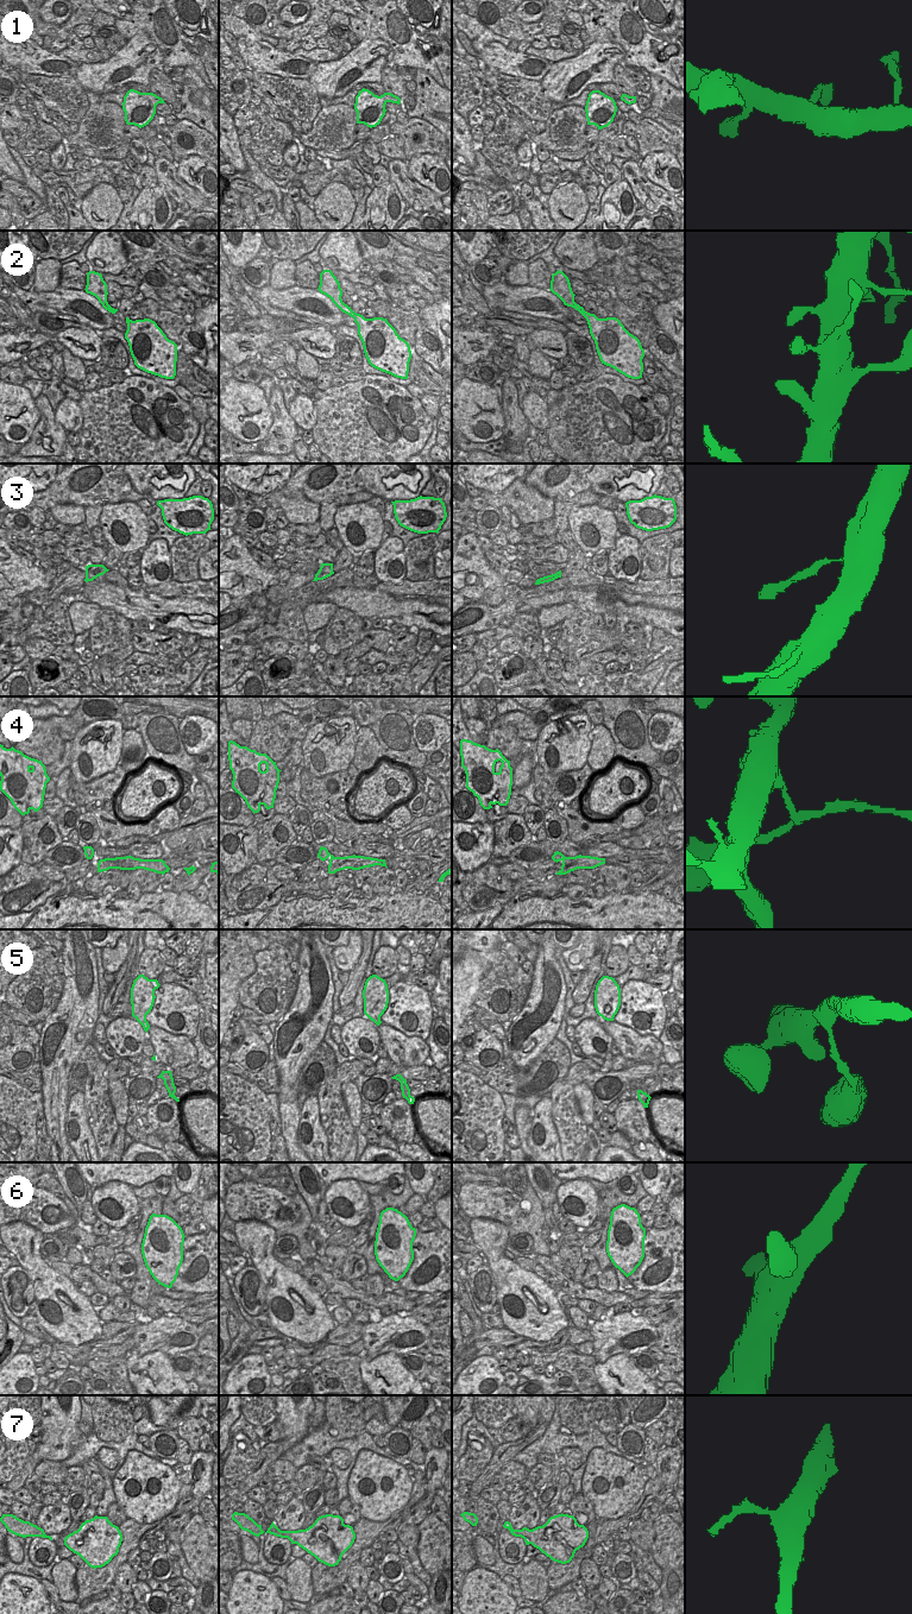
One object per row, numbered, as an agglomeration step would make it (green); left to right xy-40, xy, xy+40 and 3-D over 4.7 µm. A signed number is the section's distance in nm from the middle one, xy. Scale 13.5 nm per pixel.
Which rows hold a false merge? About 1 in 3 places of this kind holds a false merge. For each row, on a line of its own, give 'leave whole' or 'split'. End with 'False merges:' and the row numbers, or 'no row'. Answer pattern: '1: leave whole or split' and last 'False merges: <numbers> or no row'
1: leave whole
2: leave whole
3: leave whole
4: split
5: leave whole
6: leave whole
7: leave whole
False merges: 4

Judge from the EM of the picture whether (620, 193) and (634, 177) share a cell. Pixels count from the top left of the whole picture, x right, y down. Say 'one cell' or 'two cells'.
two cells

